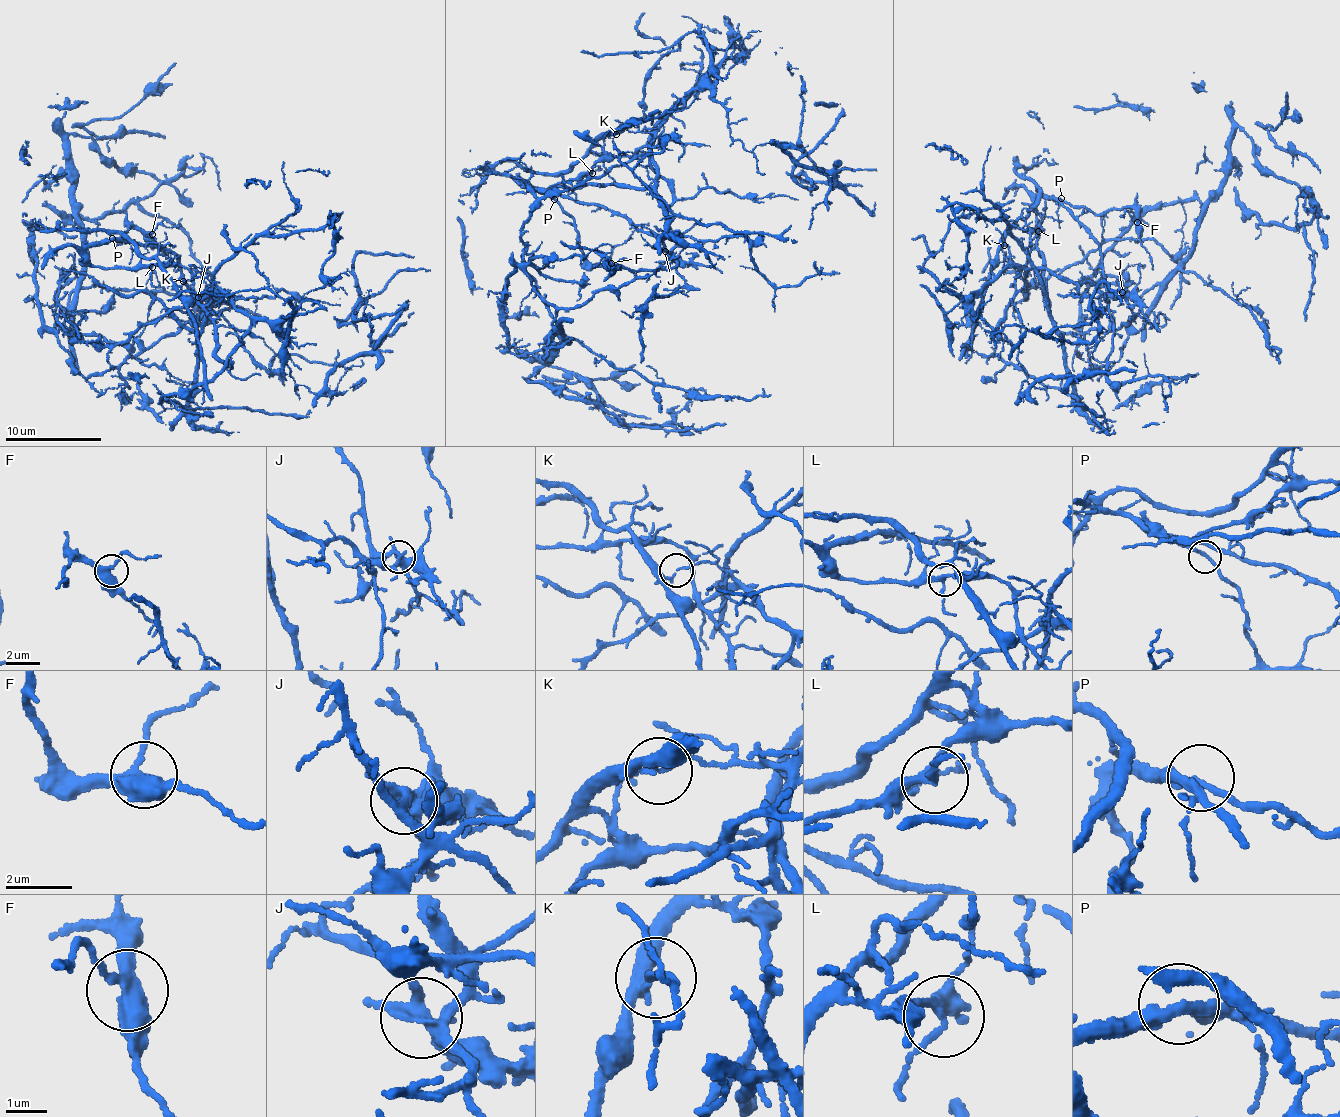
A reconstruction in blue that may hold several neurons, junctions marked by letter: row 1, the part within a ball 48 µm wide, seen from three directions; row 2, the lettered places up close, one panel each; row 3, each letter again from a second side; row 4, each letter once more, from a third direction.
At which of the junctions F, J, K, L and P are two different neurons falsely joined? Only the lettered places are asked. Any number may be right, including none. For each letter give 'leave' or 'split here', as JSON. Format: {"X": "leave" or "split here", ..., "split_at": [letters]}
{"F": "leave", "J": "split here", "K": "split here", "L": "leave", "P": "leave", "split_at": ["J", "K"]}

